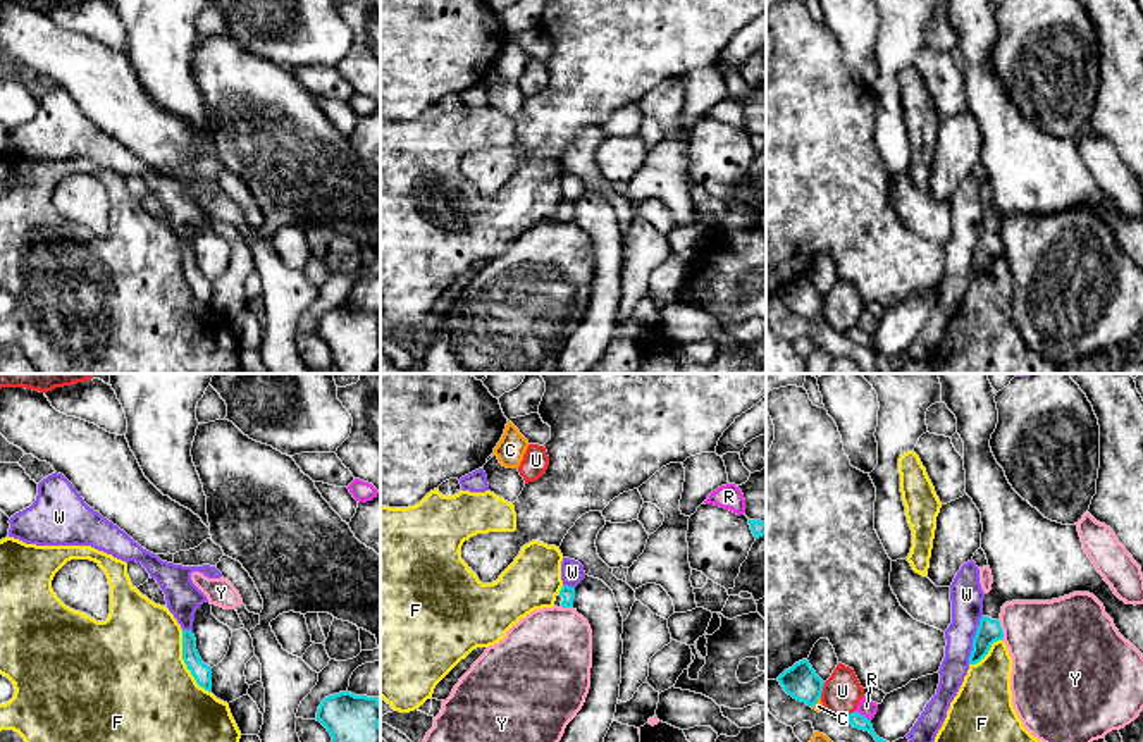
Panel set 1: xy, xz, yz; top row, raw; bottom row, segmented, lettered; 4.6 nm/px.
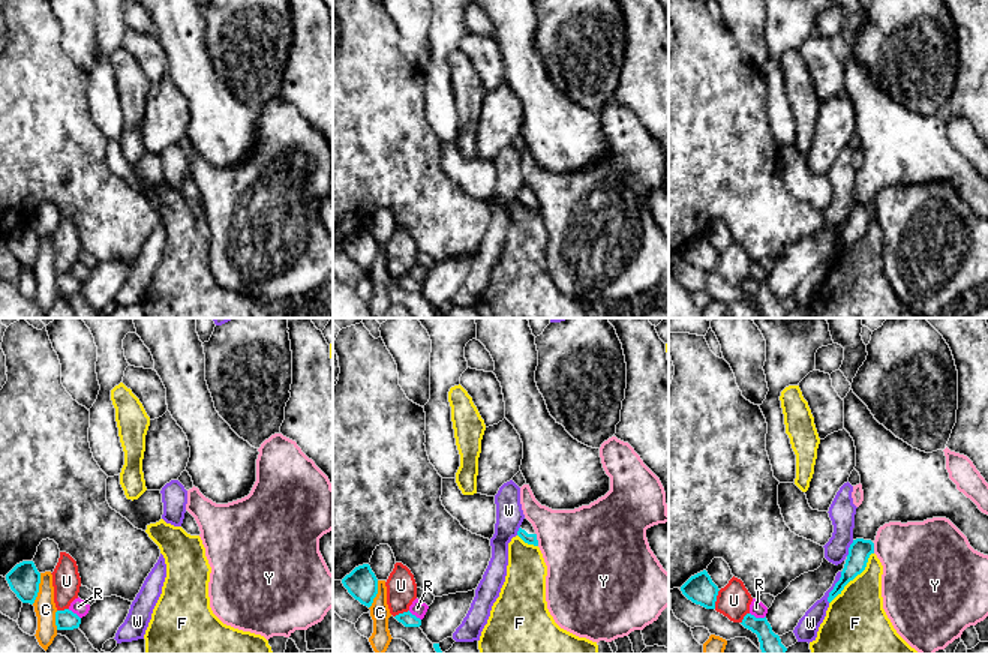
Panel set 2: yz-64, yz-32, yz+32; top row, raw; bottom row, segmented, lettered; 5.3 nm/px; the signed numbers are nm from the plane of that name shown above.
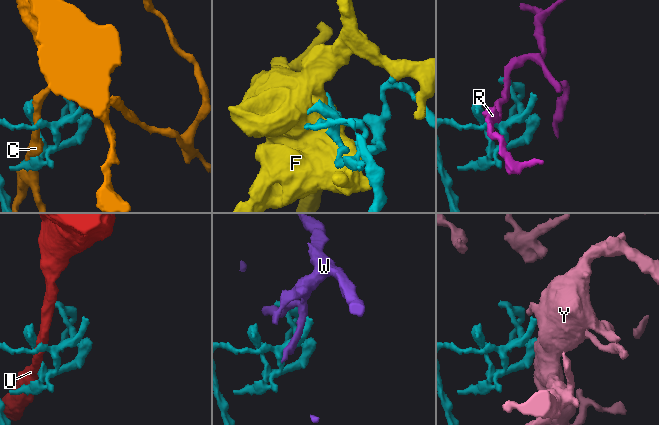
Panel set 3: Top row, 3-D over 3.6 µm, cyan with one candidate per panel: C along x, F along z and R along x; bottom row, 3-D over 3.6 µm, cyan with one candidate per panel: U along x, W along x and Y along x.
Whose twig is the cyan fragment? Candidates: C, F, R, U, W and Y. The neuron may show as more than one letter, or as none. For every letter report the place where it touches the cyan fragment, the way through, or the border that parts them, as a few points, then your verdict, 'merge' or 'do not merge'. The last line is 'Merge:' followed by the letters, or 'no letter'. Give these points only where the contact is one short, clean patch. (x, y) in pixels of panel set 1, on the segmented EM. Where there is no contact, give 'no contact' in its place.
C: contact yz (816, 701); do not merge
F: contact xy (185, 661); do not merge
R: contact yz (861, 715); do not merge
U: contact yz (821, 689); do not merge
W: contact yz (973, 639); do not merge
Y: contact yz (1002, 630); border yz (997, 620), (1002, 639); do not merge
Merge: no letter

